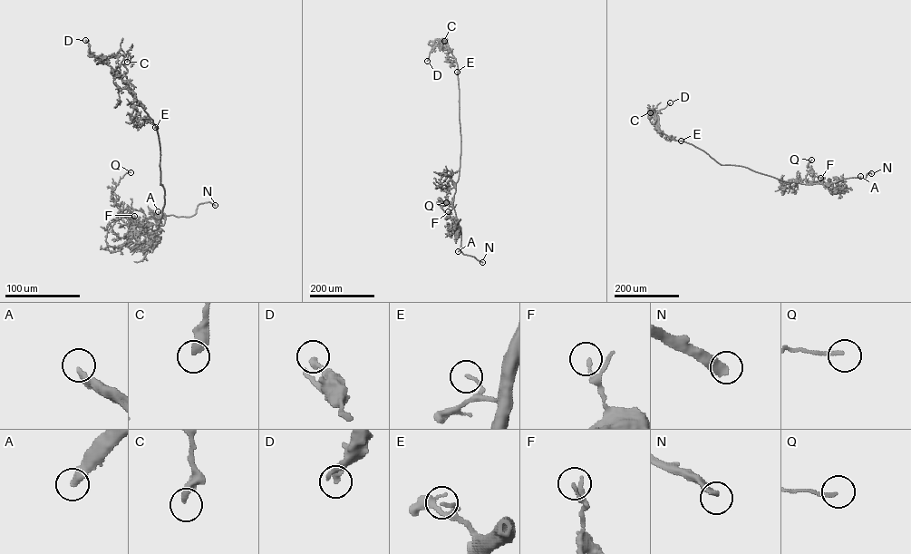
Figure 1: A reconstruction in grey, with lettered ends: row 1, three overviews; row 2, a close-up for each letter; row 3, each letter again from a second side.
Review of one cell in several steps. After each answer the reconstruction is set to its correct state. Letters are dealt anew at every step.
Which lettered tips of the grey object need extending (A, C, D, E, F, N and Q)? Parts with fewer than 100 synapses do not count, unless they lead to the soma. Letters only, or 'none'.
A, N

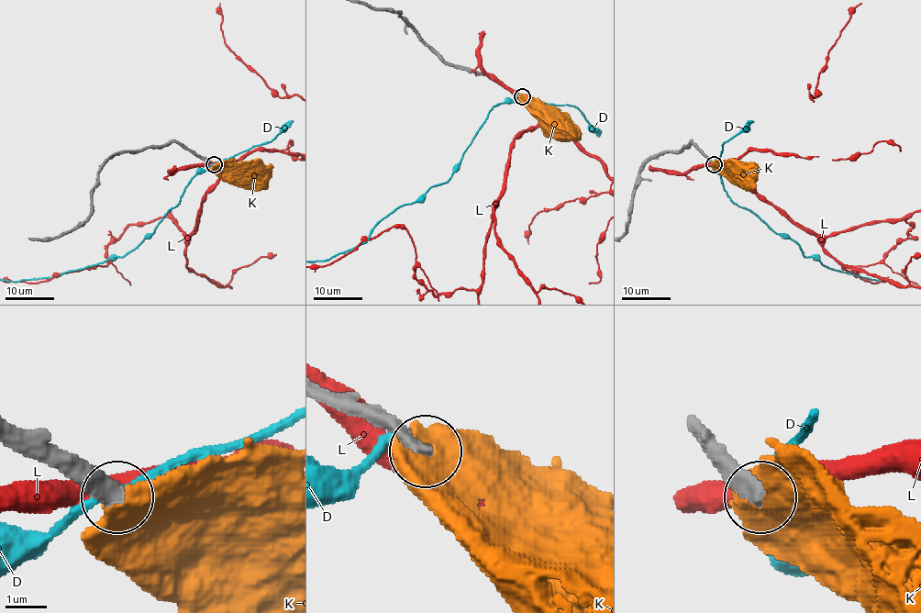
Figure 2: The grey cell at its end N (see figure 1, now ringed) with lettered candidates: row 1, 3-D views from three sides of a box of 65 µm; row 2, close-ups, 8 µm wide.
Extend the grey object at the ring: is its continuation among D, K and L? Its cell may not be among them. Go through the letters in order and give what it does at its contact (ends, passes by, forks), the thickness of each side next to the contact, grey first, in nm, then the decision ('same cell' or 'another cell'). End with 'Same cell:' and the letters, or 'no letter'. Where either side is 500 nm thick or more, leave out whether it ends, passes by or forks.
D: it passes by; 480 nm thick on the grey side, 190 nm on the other; another cell
K: 400 nm thick on the grey side, 800 nm on the other; same cell
L: 440 nm thick on the grey side, 500 nm on the other; another cell
Same cell: K

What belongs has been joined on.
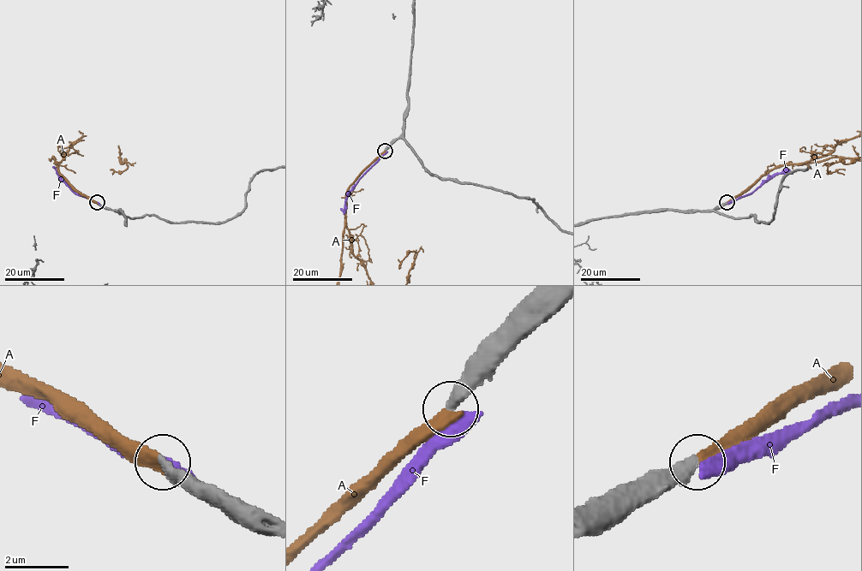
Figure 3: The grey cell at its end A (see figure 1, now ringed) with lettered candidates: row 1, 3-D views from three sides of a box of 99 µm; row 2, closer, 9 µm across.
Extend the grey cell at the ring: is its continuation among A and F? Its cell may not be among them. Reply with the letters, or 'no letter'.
A

